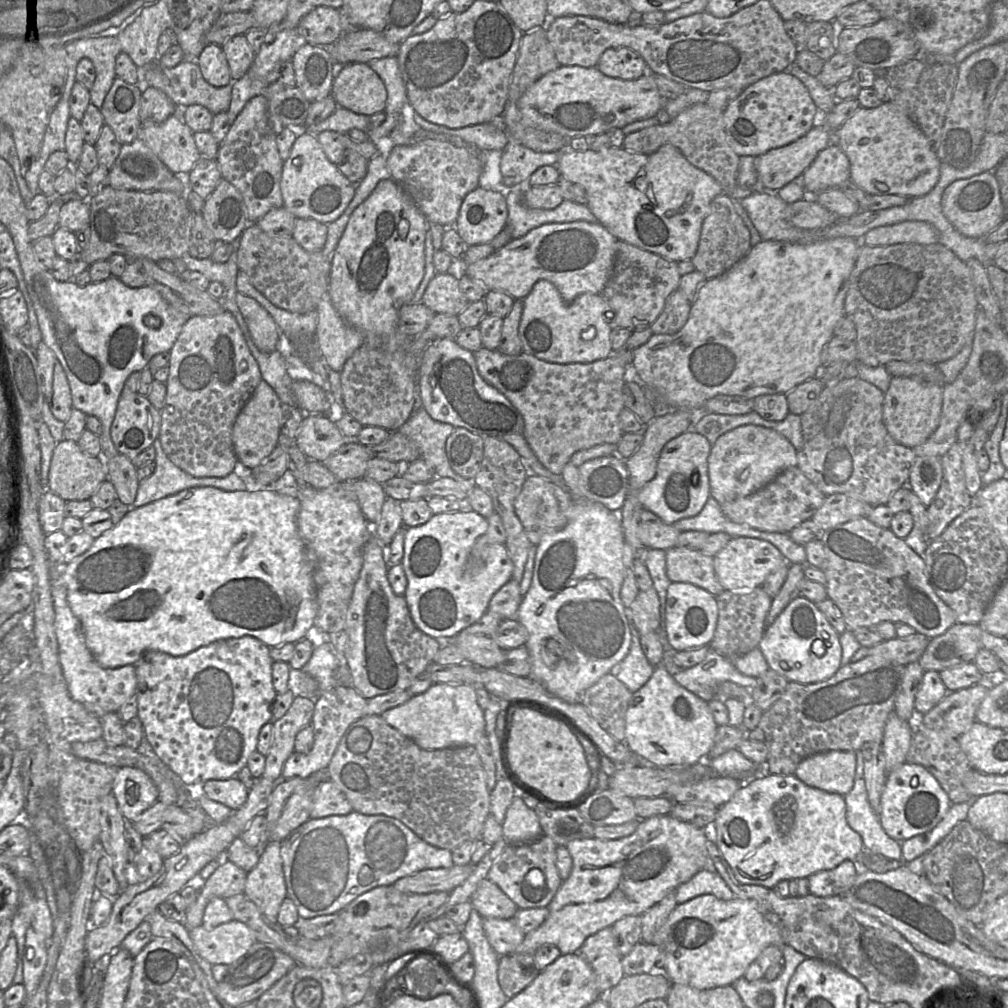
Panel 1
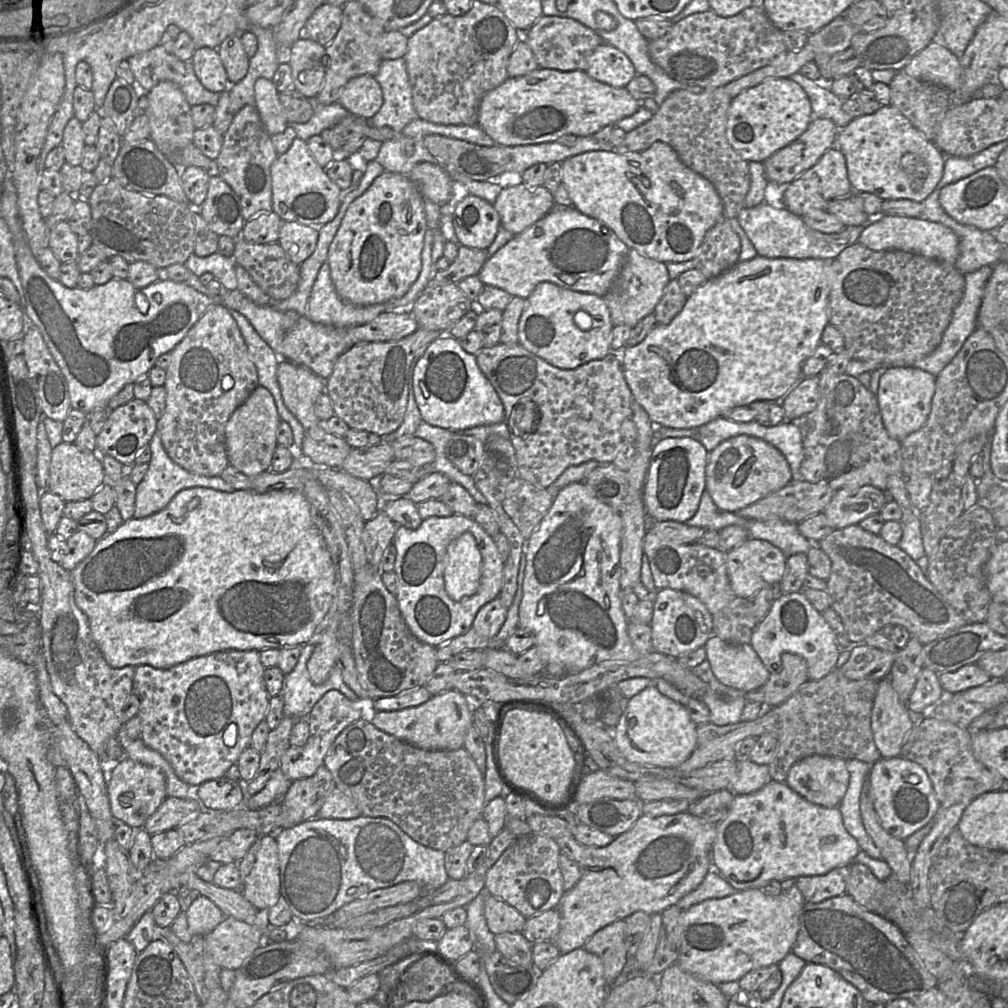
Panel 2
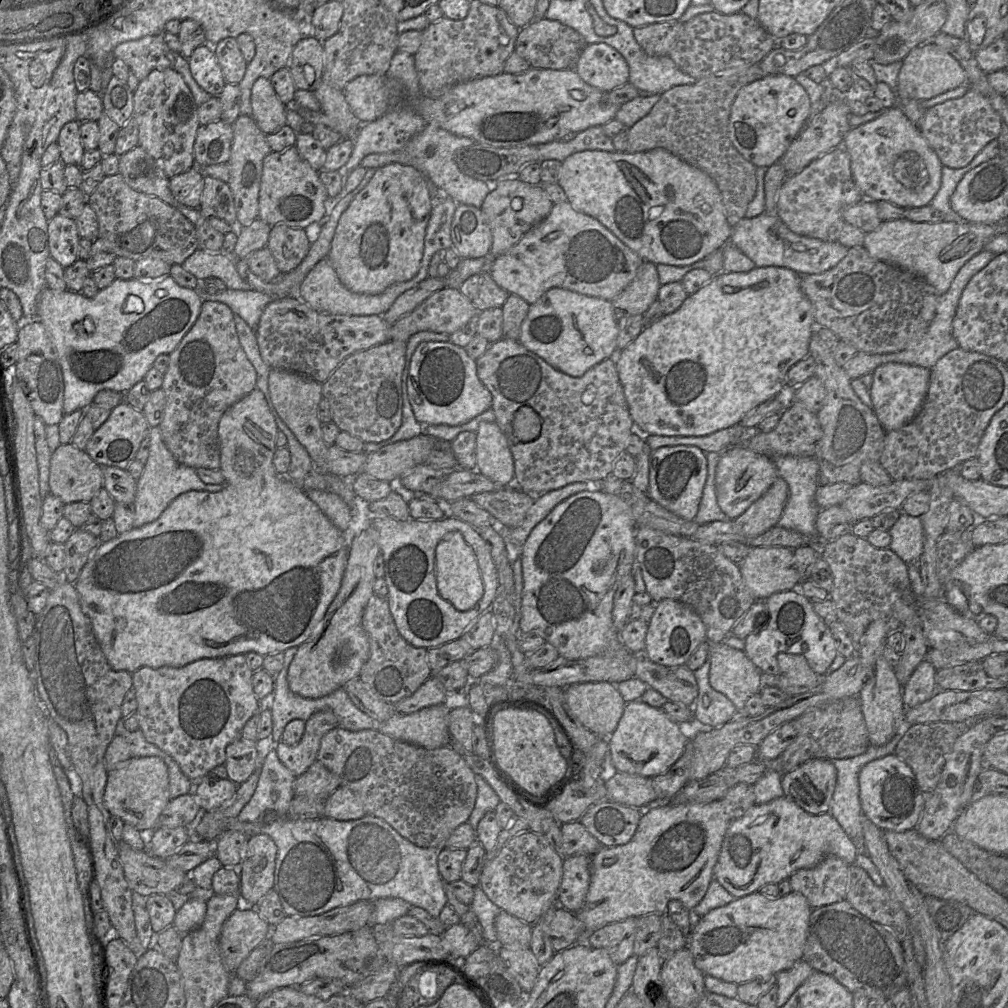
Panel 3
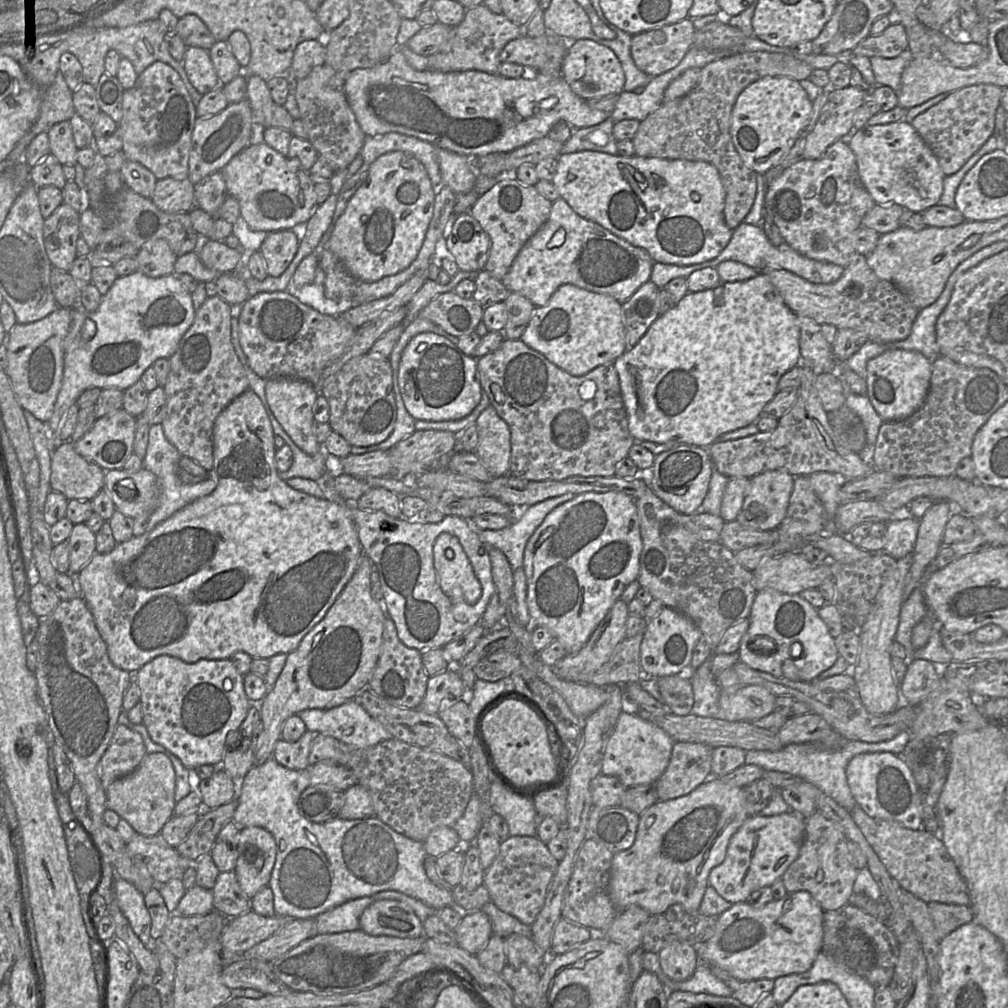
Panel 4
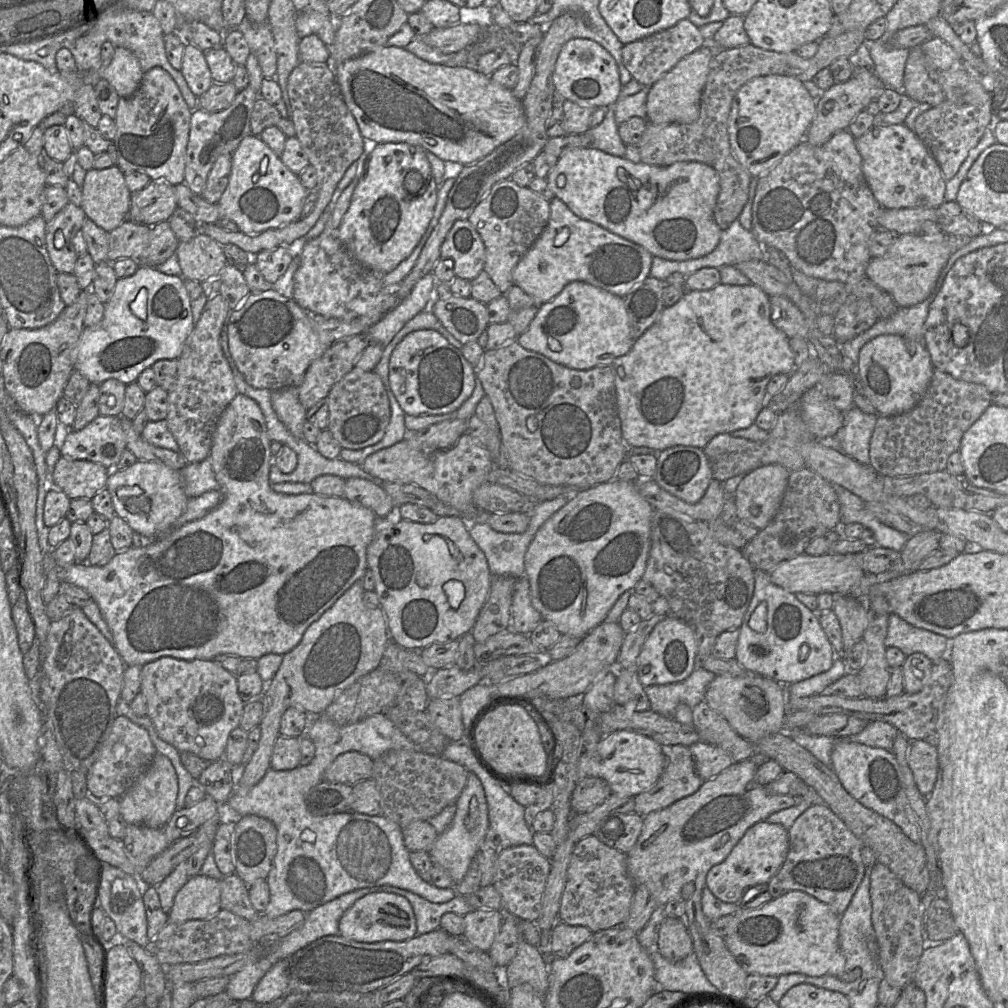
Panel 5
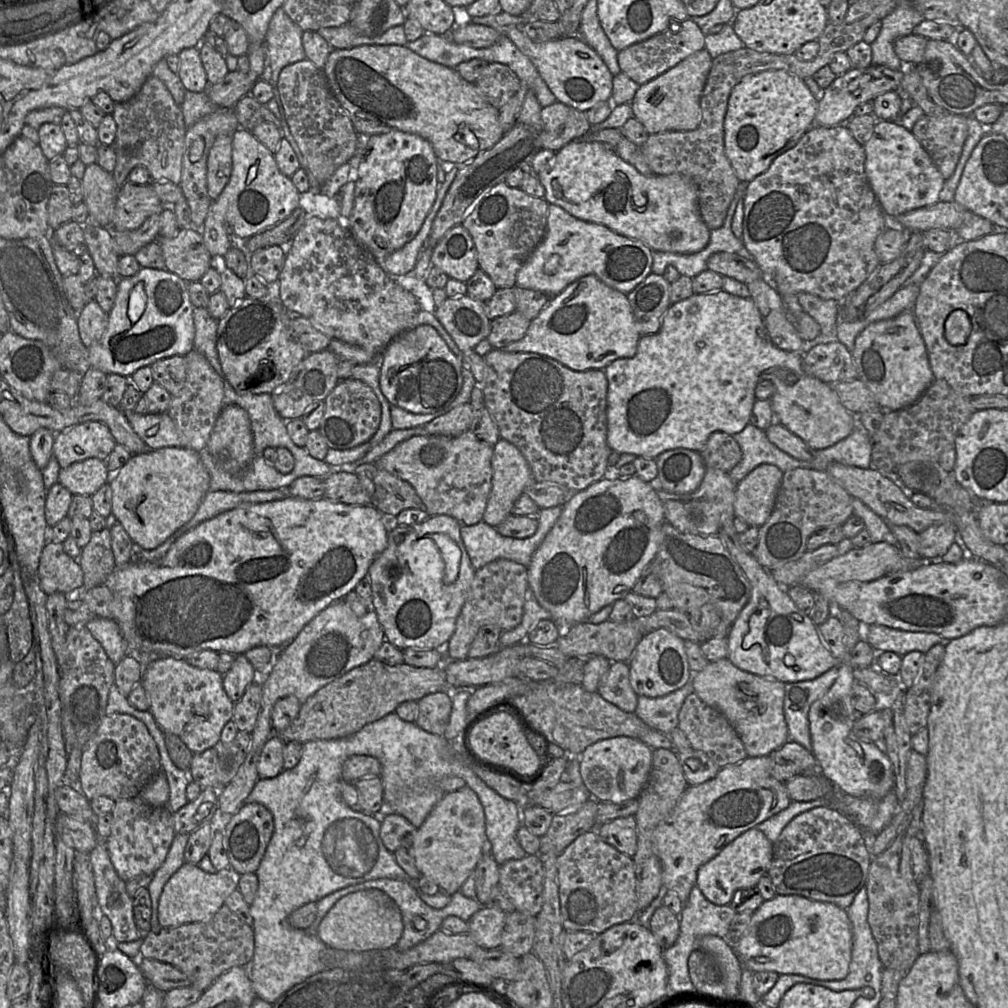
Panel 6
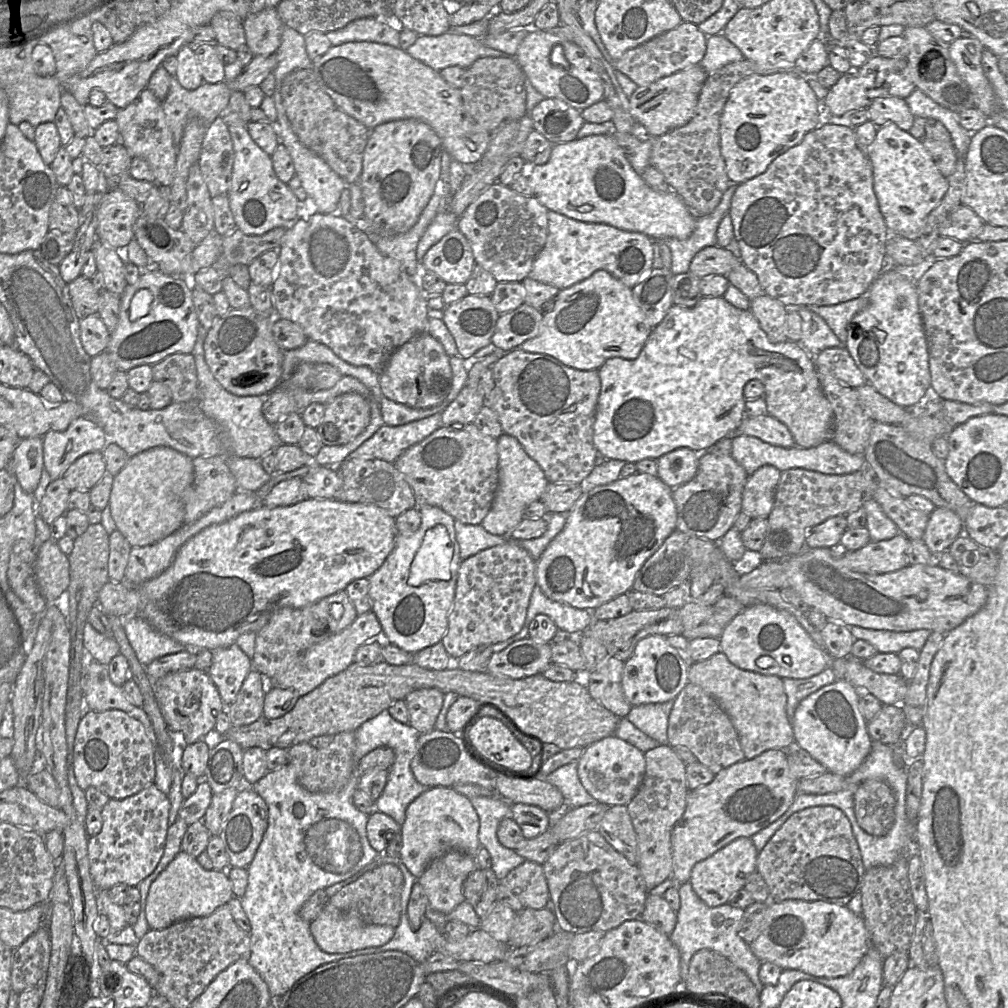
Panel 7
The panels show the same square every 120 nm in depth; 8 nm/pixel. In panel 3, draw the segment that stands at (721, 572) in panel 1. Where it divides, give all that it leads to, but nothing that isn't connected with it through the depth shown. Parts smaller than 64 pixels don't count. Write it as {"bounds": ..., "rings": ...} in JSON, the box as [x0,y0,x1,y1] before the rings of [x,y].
{"bounds":[738,547,802,600],"rings":[[[752,547],[738,567],[747,590],[756,600],[765,600],[772,594],[798,589],[802,582],[795,568],[793,549],[787,547]]]}

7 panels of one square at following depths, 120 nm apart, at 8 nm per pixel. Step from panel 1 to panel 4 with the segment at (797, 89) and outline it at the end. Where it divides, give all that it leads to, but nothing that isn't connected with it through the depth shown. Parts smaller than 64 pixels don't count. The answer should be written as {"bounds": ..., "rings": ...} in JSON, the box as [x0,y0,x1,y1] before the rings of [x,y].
{"bounds":[730,76,813,174],"rings":[[[765,76],[748,85],[732,110],[730,132],[745,165],[764,174],[788,154],[808,124],[813,102],[797,80],[786,76]]]}

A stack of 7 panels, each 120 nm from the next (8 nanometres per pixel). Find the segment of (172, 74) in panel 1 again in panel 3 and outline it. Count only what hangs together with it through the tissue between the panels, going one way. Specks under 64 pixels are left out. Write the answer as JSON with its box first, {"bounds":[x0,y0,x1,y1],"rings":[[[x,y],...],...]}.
{"bounds":[113,34,212,107],"rings":[[[163,34],[123,42],[114,48],[113,55],[126,63],[139,81],[157,69],[175,70],[183,77],[198,107],[212,97],[193,78],[188,59],[170,49]]]}

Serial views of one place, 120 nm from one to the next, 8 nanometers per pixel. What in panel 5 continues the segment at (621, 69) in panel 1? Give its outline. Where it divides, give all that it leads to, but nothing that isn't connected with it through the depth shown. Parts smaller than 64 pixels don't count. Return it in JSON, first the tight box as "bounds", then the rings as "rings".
{"bounds":[552,38,621,106],"rings":[[[572,38],[560,50],[552,74],[553,84],[560,96],[579,106],[614,106],[621,90],[618,66],[611,54],[597,42]]]}

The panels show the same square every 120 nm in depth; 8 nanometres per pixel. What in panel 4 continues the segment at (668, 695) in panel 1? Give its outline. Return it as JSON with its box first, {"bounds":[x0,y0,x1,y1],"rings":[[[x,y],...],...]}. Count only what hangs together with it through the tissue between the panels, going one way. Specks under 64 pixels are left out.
{"bounds":[601,706,675,789],"rings":[[[626,706],[626,710],[620,714],[613,733],[606,743],[602,759],[601,774],[618,778],[627,789],[638,785],[654,783],[667,768],[675,743],[664,730],[641,718],[636,713],[637,710],[633,706]]]}

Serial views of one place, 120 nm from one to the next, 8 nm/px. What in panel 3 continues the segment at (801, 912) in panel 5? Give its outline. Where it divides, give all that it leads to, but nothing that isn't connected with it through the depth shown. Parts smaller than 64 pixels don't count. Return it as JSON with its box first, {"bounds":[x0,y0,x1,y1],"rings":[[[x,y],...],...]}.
{"bounds":[687,891,811,985],"rings":[[[757,891],[703,915],[693,926],[687,947],[704,975],[725,982],[739,985],[776,976],[802,960],[811,911],[809,902],[799,892],[769,898]]]}

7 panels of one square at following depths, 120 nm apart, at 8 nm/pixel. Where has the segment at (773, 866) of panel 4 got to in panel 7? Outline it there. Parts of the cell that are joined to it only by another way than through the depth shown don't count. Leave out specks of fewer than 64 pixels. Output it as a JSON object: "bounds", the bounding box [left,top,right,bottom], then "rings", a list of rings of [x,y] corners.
{"bounds":[689,837,758,907],"rings":[[[739,837],[710,857],[696,863],[689,882],[698,897],[709,907],[717,907],[729,902],[731,897],[744,888],[750,874],[756,871],[758,851],[750,837]]]}

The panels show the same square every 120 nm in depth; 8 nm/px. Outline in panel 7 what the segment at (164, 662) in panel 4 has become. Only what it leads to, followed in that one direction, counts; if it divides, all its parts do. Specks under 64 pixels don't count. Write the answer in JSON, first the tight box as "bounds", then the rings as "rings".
{"bounds":[154,669,226,745],"rings":[[[197,669],[170,672],[162,678],[154,681],[155,697],[162,716],[172,733],[185,745],[203,741],[206,736],[211,737],[215,733],[215,723],[218,715],[226,710],[219,692],[209,675]]]}

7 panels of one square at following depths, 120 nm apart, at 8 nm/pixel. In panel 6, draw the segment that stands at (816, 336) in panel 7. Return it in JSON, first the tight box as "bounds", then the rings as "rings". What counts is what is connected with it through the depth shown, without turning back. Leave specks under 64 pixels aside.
{"bounds":[798,292,840,336],"rings":[[[807,292],[799,293],[798,299],[803,310],[820,325],[820,335],[836,336],[836,325],[840,309],[838,301],[825,300]]]}

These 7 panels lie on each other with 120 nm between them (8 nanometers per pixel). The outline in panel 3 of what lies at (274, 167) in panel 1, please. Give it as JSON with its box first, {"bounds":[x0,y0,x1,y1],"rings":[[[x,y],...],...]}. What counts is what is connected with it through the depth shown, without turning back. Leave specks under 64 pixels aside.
{"bounds":[227,114,272,227],"rings":[[[240,114],[233,123],[232,149],[227,162],[229,166],[229,181],[227,183],[234,197],[237,222],[243,227],[250,225],[252,221],[258,219],[263,161],[272,151],[266,136],[251,115]]]}

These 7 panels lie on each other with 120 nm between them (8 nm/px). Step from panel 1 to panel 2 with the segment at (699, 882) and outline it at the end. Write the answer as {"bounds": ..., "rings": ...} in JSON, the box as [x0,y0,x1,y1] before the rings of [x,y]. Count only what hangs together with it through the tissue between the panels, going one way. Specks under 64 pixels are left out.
{"bounds":[676,869,736,911],"rings":[[[711,869],[700,885],[682,897],[676,906],[682,911],[699,904],[707,899],[725,898],[734,894],[736,890],[726,881],[726,879],[714,869]]]}

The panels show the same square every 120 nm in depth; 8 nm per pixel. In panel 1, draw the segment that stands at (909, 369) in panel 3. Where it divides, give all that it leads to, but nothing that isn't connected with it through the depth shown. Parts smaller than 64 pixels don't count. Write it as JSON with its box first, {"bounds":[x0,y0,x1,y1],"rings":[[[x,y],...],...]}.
{"bounds":[883,377,943,448],"rings":[[[892,377],[885,393],[883,422],[890,436],[898,443],[915,448],[937,429],[943,403],[943,385],[919,377]]]}

